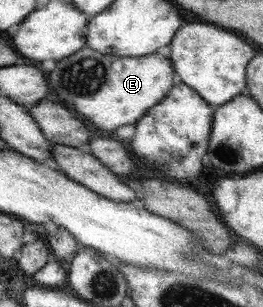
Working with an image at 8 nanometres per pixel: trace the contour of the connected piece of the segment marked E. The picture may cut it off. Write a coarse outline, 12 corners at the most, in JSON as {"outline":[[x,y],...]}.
{"outline":[[88,45],[56,60],[53,99],[101,131],[136,124],[177,83],[158,53]]}

